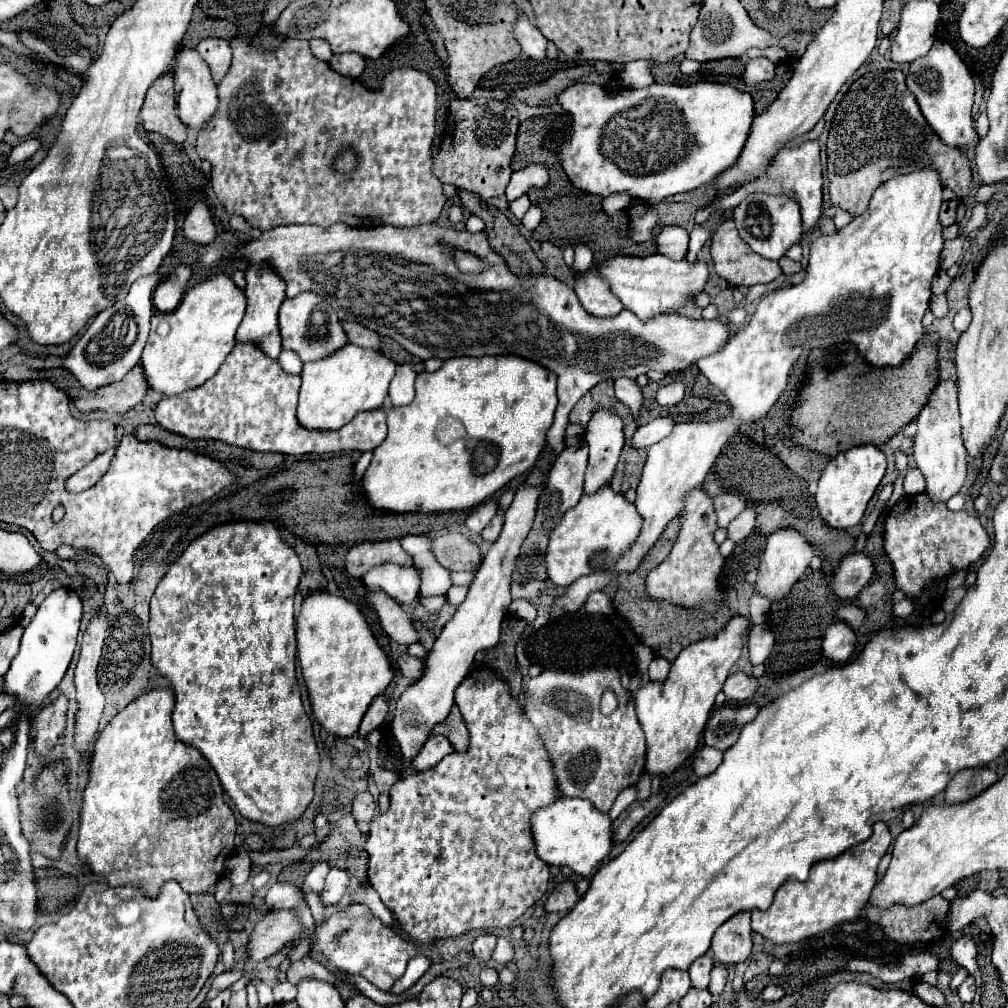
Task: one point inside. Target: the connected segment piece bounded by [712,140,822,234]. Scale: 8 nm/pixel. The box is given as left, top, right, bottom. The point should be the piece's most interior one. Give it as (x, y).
(796, 172)

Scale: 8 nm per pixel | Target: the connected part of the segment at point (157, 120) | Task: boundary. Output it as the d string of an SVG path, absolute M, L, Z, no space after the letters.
M160 76L148 88L140 118L146 132L158 132L178 144L186 140L186 126L180 124L176 114L176 92L172 76Z

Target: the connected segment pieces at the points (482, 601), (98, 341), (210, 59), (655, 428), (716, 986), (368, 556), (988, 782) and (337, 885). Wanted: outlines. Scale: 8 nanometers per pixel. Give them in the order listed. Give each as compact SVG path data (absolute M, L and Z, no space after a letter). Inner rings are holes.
M524 482L518 488L514 502L510 504L510 508L504 514L506 516L504 528L502 528L498 540L486 552L486 556L480 564L480 570L476 572L476 576L470 584L466 600L458 606L456 614L448 620L448 624L440 632L438 640L434 642L434 648L430 650L430 654L426 658L426 672L424 672L422 680L418 680L416 684L408 686L402 692L402 696L396 704L394 718L392 718L392 734L394 734L394 738L402 750L402 756L406 760L412 760L420 752L420 748L426 744L432 728L438 722L446 720L446 716L450 714L450 708L454 706L454 690L466 678L476 652L498 644L500 626L502 626L504 614L512 602L510 582L512 582L514 566L520 556L522 542L526 540L526 536L532 530L532 522L536 516L538 498L540 498L542 488L544 488L544 482L536 484L536 486Z
M150 274L150 276L144 276L138 282L134 282L128 296L124 300L120 300L118 304L102 310L94 318L94 322L90 324L86 334L68 352L68 356L64 358L64 368L80 382L82 388L96 390L100 386L118 382L140 362L140 354L144 350L148 330L150 330L150 318L154 314L152 294L154 294L154 288L160 284L160 280L162 280L162 276ZM130 324L136 324L138 334L130 346L124 346L124 336L128 334Z
M206 38L198 44L196 50L204 58L204 62L210 66L212 80L218 84L230 68L230 60L232 60L230 44L220 38Z
M664 416L664 418L656 418L644 426L638 426L636 434L632 436L630 444L634 448L650 448L652 444L656 444L658 440L666 438L674 428L674 420L670 416Z
M714 966L712 968L712 974L710 974L710 986L708 990L712 994L720 994L726 986L726 978L728 978L728 970L724 966Z
M400 540L362 542L350 548L346 556L346 570L350 576L362 578L370 568L386 562L392 562L398 566L412 566L412 556L402 550Z
M966 768L958 772L946 786L946 804L962 804L990 788L998 780L996 772L988 768Z
M332 868L330 874L326 876L326 884L324 884L324 890L322 890L322 904L324 906L332 906L332 904L338 904L340 898L348 892L348 874L340 868Z

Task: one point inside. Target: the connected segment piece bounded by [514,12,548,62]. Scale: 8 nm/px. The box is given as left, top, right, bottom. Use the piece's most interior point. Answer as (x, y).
(533, 43)

